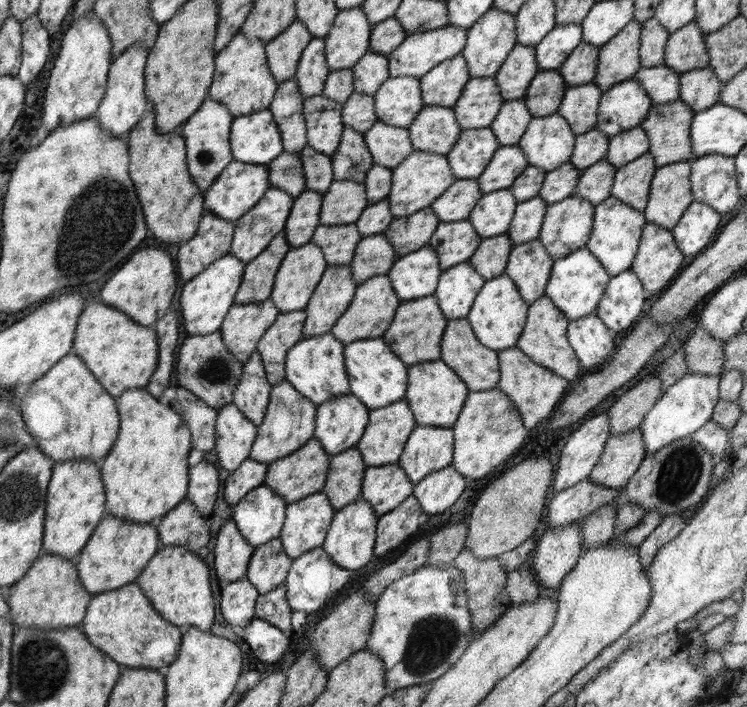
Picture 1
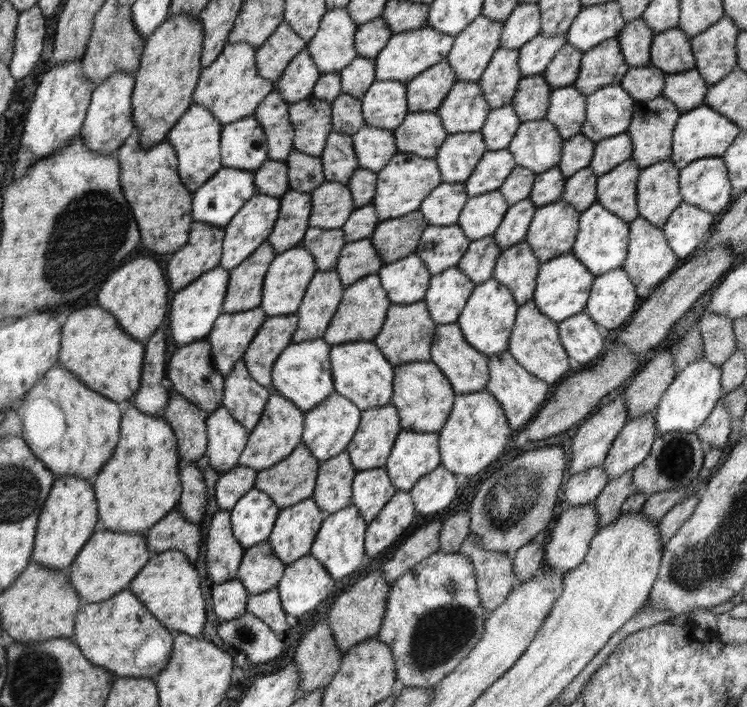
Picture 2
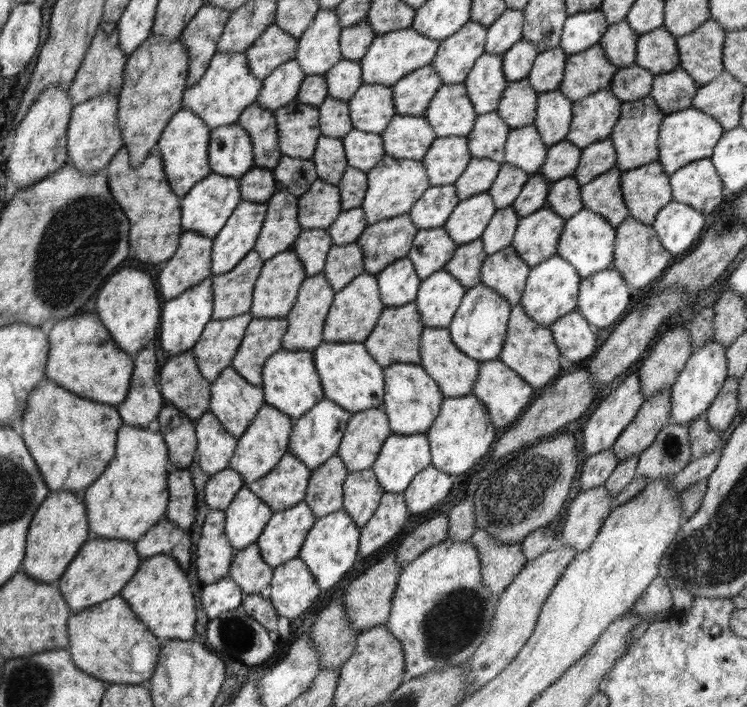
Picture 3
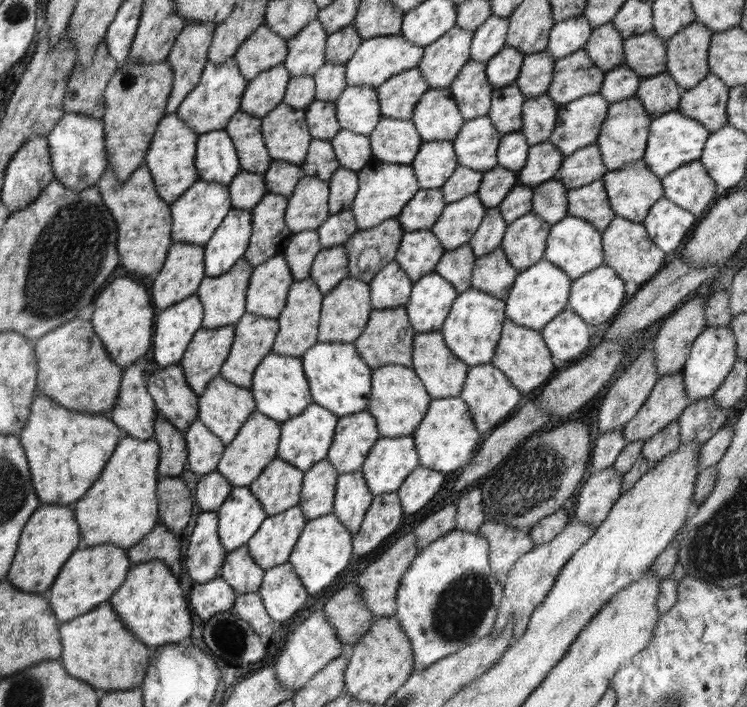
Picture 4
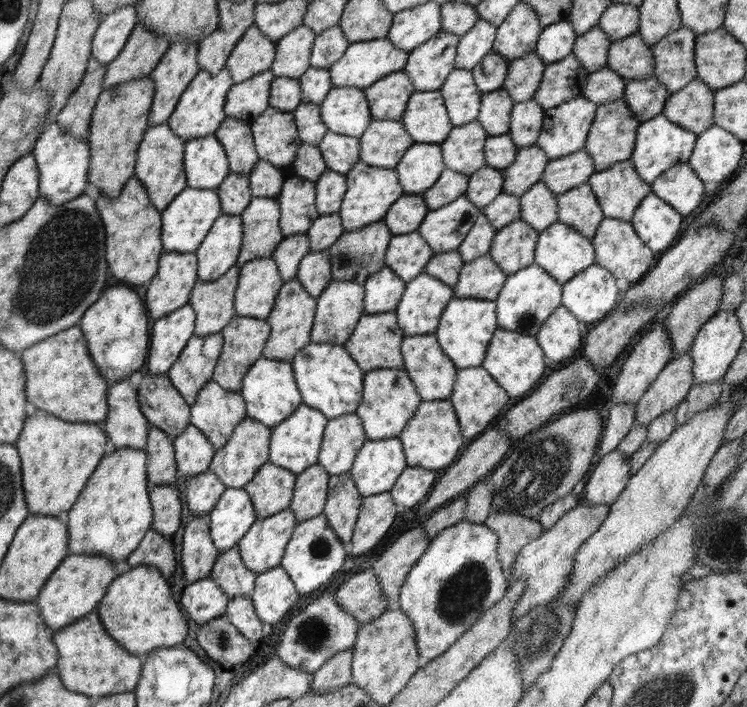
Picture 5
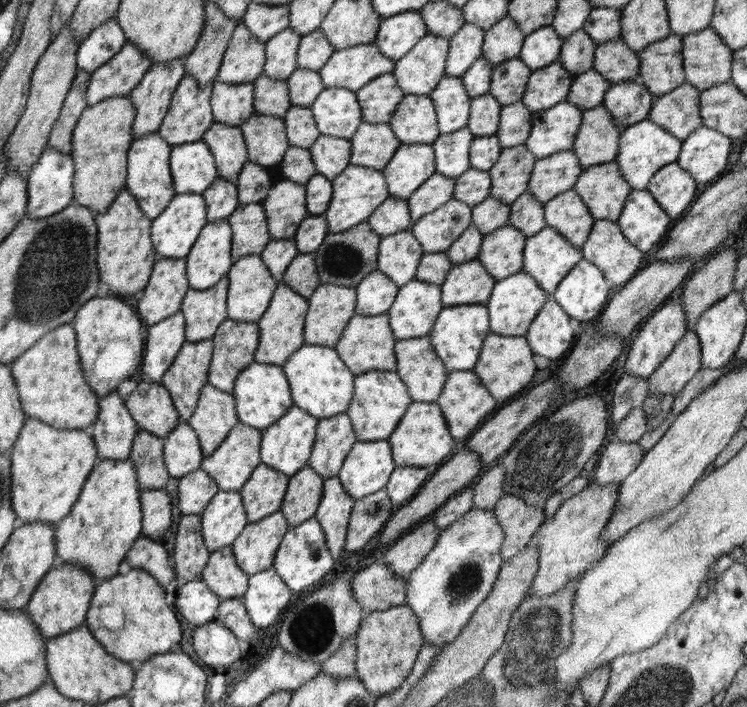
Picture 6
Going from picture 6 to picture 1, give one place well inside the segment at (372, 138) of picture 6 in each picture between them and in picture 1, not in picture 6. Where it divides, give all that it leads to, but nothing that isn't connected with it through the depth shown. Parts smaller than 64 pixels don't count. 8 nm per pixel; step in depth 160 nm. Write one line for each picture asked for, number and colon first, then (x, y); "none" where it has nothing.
1: (435, 129)
2: (422, 133)
3: (407, 136)
4: (397, 141)
5: (383, 143)

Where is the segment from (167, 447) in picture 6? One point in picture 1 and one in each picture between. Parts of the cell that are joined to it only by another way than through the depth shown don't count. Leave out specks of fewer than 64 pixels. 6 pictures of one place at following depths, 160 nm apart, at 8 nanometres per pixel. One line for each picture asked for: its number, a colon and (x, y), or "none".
1: (235, 434)
2: (227, 438)
3: (216, 445)
4: (204, 448)
5: (193, 452)

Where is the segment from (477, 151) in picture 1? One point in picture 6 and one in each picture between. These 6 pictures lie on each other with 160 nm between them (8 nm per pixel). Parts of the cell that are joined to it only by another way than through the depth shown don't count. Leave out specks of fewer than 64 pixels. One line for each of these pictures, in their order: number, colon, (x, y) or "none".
2: (459, 154)
3: (446, 159)
4: (436, 160)
5: (419, 168)
6: (412, 164)

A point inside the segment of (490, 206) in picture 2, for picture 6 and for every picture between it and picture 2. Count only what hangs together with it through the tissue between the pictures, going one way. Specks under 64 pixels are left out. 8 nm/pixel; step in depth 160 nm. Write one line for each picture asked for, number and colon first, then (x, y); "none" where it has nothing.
3: (467, 221)
4: (457, 223)
5: (444, 229)
6: (436, 231)

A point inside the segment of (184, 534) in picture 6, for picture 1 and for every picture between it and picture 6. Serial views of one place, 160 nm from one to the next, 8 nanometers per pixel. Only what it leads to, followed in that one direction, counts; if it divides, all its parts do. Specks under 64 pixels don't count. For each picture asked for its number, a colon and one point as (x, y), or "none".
1: (232, 552)
2: (224, 553)
3: (214, 555)
4: (205, 555)
5: (199, 554)

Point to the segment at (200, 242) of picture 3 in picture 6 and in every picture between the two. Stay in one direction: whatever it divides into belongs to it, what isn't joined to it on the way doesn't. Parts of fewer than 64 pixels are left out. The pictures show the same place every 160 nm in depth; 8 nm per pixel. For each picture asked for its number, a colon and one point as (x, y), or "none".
4: (183, 270)
5: (170, 288)
6: (163, 294)

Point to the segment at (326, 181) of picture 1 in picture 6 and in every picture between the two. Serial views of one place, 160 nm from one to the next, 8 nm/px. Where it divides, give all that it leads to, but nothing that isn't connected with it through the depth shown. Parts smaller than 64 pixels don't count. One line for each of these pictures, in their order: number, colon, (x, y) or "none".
2: (305, 173)
3: (294, 175)
4: (281, 177)
5: (265, 179)
6: (254, 181)

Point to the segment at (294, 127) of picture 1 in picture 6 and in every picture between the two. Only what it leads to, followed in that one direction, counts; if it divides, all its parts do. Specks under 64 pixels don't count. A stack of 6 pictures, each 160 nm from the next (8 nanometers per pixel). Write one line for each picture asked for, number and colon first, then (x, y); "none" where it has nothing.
2: (272, 113)
3: (260, 123)
4: (244, 129)
5: (234, 134)
6: (227, 143)

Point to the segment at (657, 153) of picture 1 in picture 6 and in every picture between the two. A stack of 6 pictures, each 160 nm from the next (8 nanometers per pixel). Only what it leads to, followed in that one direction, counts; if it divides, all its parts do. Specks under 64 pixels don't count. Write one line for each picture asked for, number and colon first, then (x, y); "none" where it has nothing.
2: (651, 128)
3: (635, 135)
4: (622, 138)
5: (611, 138)
6: (597, 140)

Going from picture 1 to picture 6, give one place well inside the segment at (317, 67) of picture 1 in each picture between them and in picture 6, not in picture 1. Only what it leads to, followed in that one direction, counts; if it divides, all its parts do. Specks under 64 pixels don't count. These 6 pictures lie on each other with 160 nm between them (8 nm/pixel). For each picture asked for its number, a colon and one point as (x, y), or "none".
2: (297, 80)
3: (280, 87)
4: (263, 93)
5: (247, 100)
6: (232, 105)

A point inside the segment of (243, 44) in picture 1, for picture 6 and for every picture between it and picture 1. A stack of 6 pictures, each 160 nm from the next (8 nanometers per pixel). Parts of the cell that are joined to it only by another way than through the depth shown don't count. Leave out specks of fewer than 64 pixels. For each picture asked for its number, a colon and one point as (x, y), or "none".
2: (230, 88)
3: (227, 88)
4: (209, 106)
5: (200, 110)
6: (190, 114)

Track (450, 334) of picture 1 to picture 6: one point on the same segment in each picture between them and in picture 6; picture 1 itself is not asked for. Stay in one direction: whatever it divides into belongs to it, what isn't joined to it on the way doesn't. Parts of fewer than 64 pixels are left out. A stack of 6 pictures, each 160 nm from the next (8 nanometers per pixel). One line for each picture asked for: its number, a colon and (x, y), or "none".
2: (467, 370)
3: (456, 373)
4: (443, 375)
5: (432, 373)
6: (424, 374)

